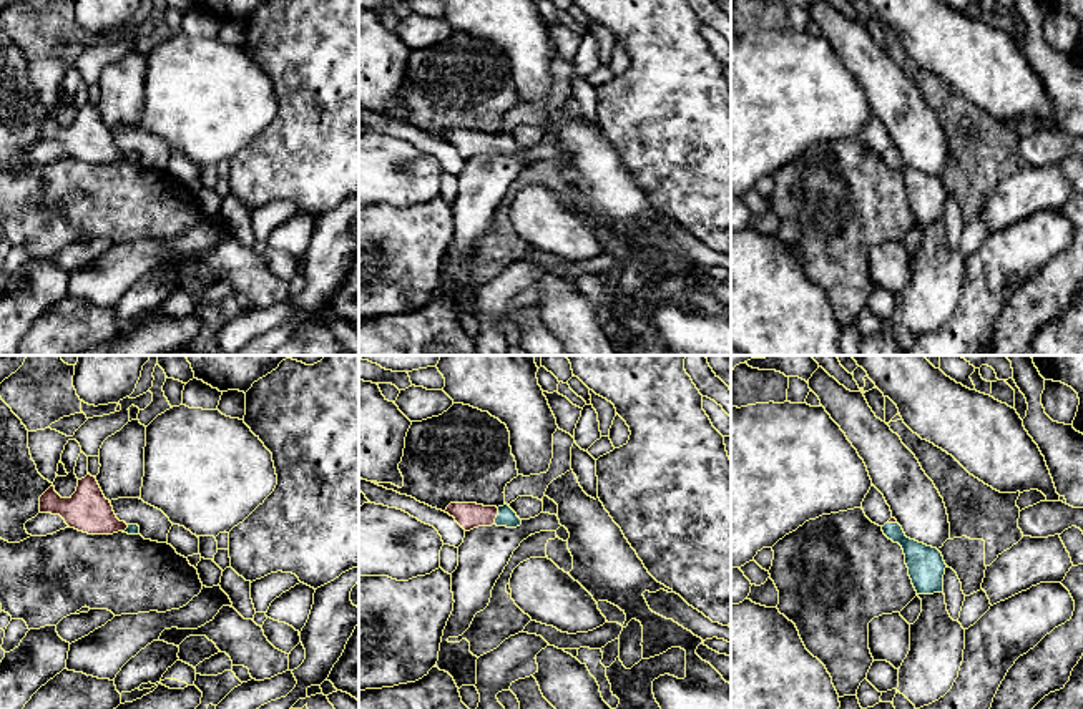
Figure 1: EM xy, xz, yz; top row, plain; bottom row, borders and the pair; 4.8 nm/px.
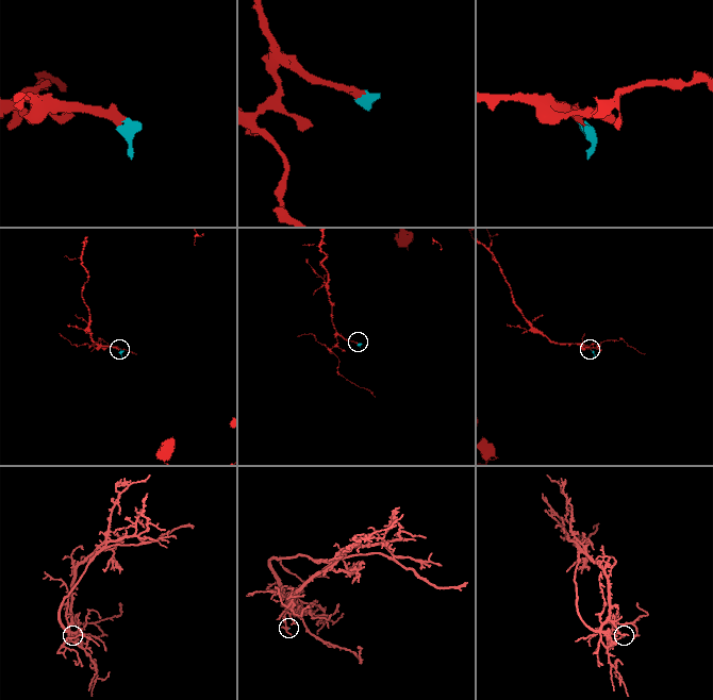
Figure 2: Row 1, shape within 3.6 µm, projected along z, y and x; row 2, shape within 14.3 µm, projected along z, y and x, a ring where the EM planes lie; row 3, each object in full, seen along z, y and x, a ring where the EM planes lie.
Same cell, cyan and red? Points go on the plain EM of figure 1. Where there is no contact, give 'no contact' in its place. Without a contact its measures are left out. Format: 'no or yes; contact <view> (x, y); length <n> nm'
yes; contact xz (497, 145); length 80 nm

